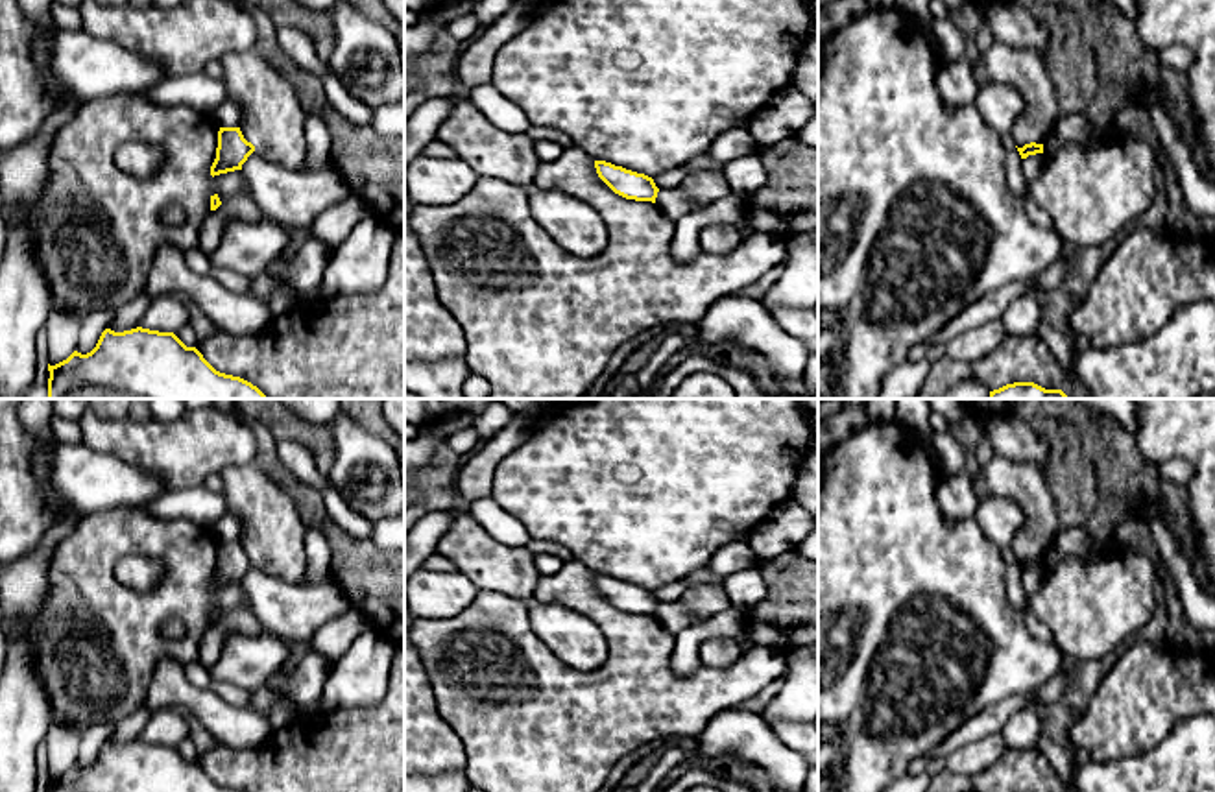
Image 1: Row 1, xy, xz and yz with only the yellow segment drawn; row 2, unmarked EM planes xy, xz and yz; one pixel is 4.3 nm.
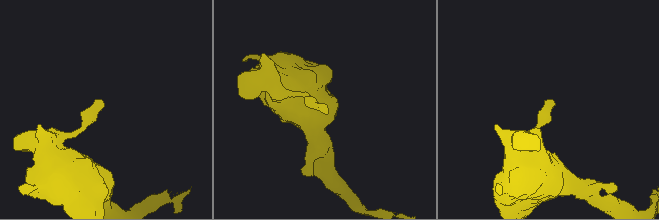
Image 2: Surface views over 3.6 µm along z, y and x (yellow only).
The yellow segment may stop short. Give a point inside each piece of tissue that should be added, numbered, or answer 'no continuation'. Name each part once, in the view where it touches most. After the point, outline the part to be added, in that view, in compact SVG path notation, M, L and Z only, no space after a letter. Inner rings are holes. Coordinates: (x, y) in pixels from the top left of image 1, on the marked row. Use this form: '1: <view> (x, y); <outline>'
no continuation

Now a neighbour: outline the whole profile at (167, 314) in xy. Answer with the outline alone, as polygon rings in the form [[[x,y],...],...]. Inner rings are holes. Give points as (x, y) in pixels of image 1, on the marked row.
[[[162,295],[150,303],[138,327],[159,330],[159,332],[177,332],[188,323],[188,310],[177,295]]]

